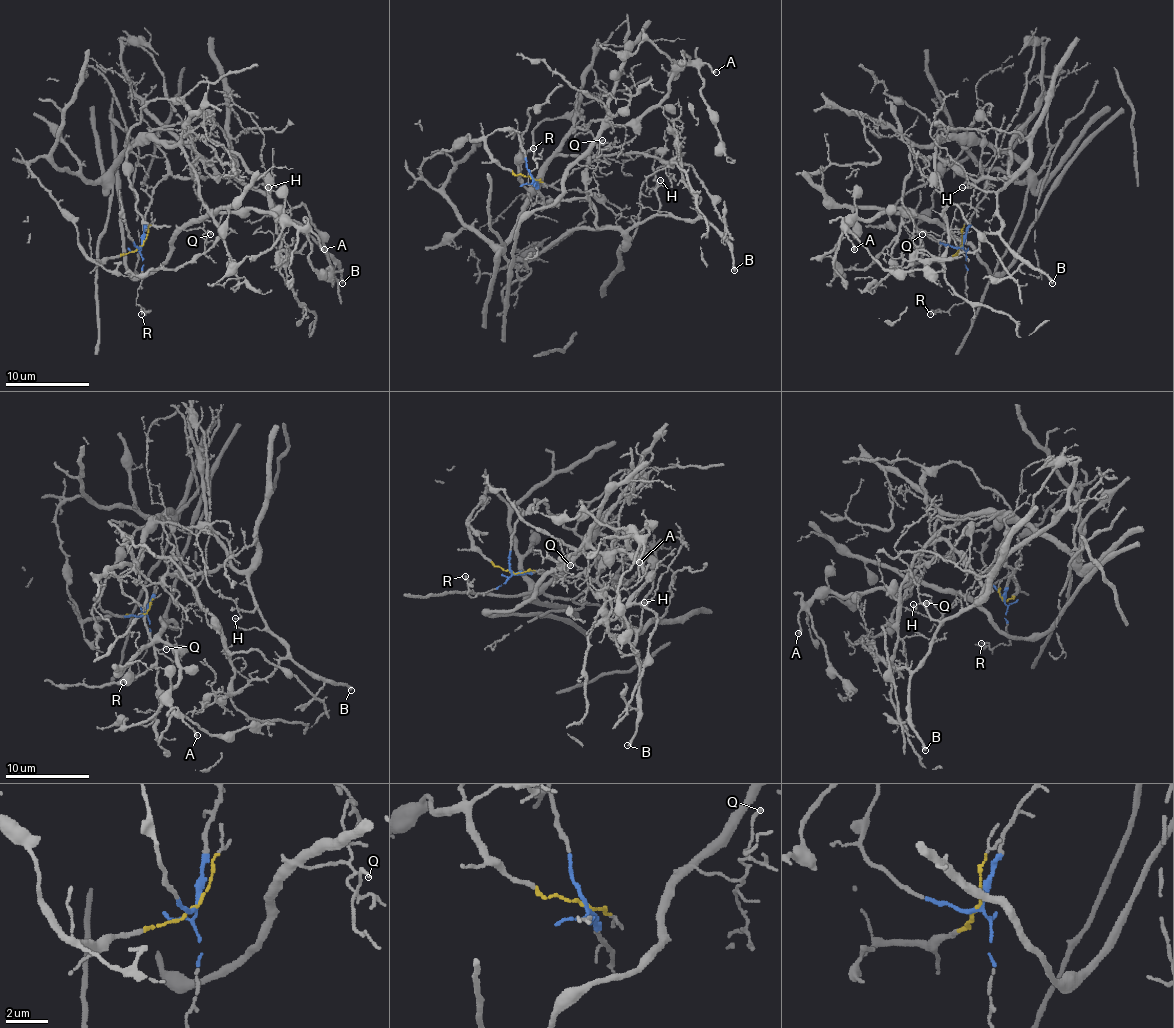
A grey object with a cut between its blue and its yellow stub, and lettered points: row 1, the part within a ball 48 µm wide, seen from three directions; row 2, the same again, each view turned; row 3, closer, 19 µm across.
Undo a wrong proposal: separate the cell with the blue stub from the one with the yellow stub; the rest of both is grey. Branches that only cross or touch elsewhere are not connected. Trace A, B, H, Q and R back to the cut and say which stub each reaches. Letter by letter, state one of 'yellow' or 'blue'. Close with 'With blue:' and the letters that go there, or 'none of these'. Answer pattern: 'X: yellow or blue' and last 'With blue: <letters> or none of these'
A: yellow
B: blue
H: blue
Q: blue
R: blue
With blue: B, H, Q, R

